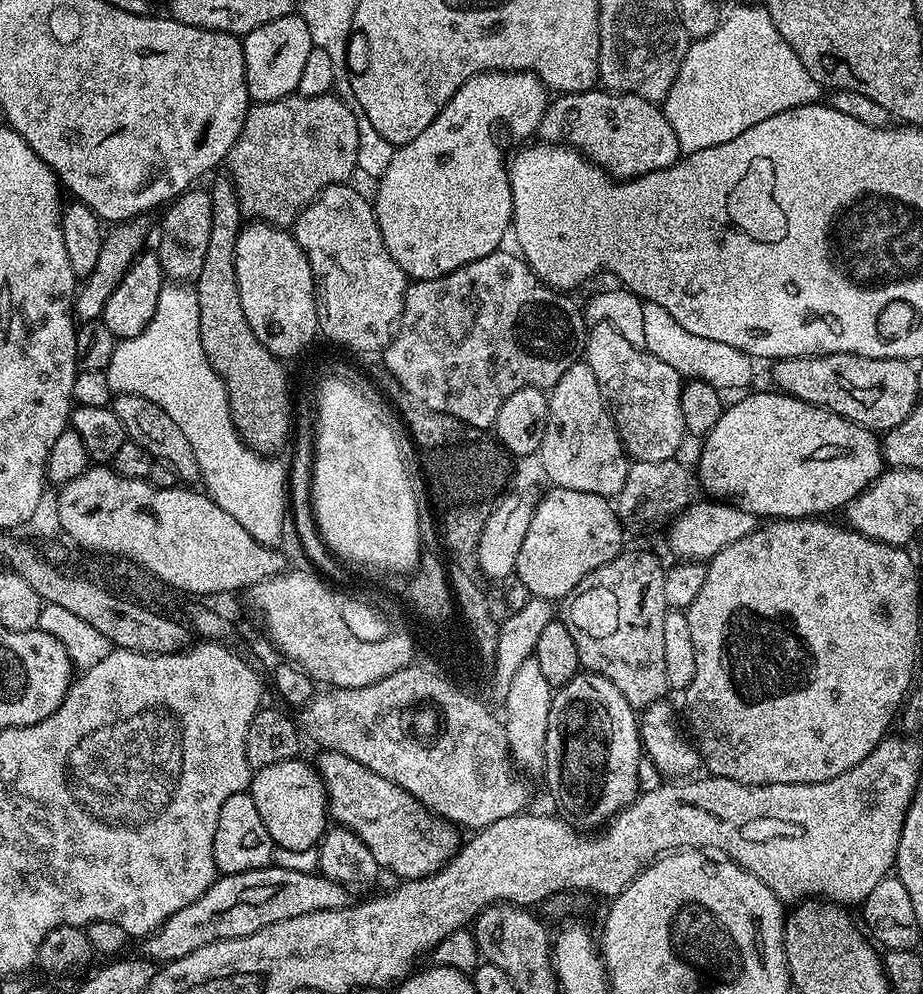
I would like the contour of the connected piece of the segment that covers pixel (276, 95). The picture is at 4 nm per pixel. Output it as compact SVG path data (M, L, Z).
M293 14L274 18L274 22L266 22L266 26L258 26L258 30L249 32L243 37L242 43L249 101L257 104L274 102L297 91L306 57L314 47L303 15Z

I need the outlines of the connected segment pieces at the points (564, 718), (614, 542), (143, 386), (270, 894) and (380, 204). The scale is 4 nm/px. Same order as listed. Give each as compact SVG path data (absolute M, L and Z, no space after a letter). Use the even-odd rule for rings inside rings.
M581 670L570 682L555 689L550 714L546 722L544 766L542 777L548 783L548 792L557 804L560 819L577 830L600 830L628 807L640 792L638 766L642 759L640 725L637 713L618 694L618 686L596 672Z
M555 486L536 501L536 509L530 518L526 538L522 538L522 550L518 550L515 576L526 586L533 597L540 597L549 602L563 601L571 596L572 591L598 566L610 562L622 551L620 543L624 540L625 529L622 527L616 509L605 497L598 494L586 494L582 490L566 490Z
M172 282L165 286L158 294L158 310L154 310L154 318L150 322L150 326L146 326L146 330L142 330L142 334L138 334L129 340L120 340L117 343L114 358L110 358L110 366L106 371L113 393L125 392L126 394L136 394L146 398L150 402L162 406L162 410L166 410L166 414L170 414L170 418L174 418L174 426L178 426L178 430L182 430L182 434L186 434L186 442L190 442L190 450L194 450L194 458L198 462L198 470L200 471L199 483L204 484L202 486L203 491L212 497L213 502L218 506L222 506L222 510L226 510L226 514L230 514L230 518L234 518L234 522L238 522L238 526L245 528L256 539L257 543L267 546L279 545L279 540L284 536L284 516L286 520L286 505L290 500L290 493L286 487L286 468L285 465L280 465L276 458L265 458L261 453L252 451L245 444L242 437L236 433L236 427L232 421L230 406L228 405L228 395L224 389L222 378L210 366L206 354L202 350L200 331L198 330L198 298L195 291L180 282Z
M279 866L221 875L208 887L206 894L190 902L190 906L182 906L178 914L170 914L160 928L143 937L143 955L153 962L186 958L186 954L194 954L194 950L210 946L210 942L249 936L274 922L314 914L318 910L347 908L348 892L344 884L316 872L286 870Z
M479 72L478 75L471 76L457 90L454 98L450 98L450 102L446 102L446 106L440 111L438 118L434 118L434 122L430 122L430 126L426 126L426 130L422 130L422 134L418 134L418 138L399 145L393 151L390 158L390 166L386 166L386 170L378 178L377 184L380 185L376 188L374 207L382 242L390 254L390 258L394 258L394 262L398 262L398 266L405 276L411 278L413 281L442 278L446 274L450 274L454 270L458 270L478 258L486 258L503 245L500 243L503 242L504 235L509 235L512 222L512 187L508 181L506 156L504 160L503 150L496 145L496 128L500 128L505 124L516 136L535 137L542 122L542 114L546 114L549 103L550 89L532 72Z

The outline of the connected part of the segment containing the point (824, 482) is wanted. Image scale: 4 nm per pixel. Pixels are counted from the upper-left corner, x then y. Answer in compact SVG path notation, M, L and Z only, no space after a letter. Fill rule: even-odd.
M775 390L756 392L753 396L742 397L737 404L729 403L724 409L722 418L718 418L718 426L714 426L714 430L710 430L710 434L703 437L702 444L704 444L704 449L700 452L700 484L708 491L705 493L717 501L734 504L737 508L746 510L757 518L799 520L801 518L816 518L821 514L828 514L824 512L834 511L835 508L843 510L857 496L867 492L886 468L881 441L878 439L877 433L873 432L872 429L863 428L861 424L850 422L830 410L807 404L798 398Z

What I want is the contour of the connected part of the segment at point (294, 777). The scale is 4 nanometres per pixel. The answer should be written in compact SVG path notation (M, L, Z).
M300 759L274 762L274 766L255 769L252 774L250 791L254 798L254 806L258 806L258 814L266 830L270 830L270 838L276 848L316 848L330 824L324 780L309 761L307 764Z

